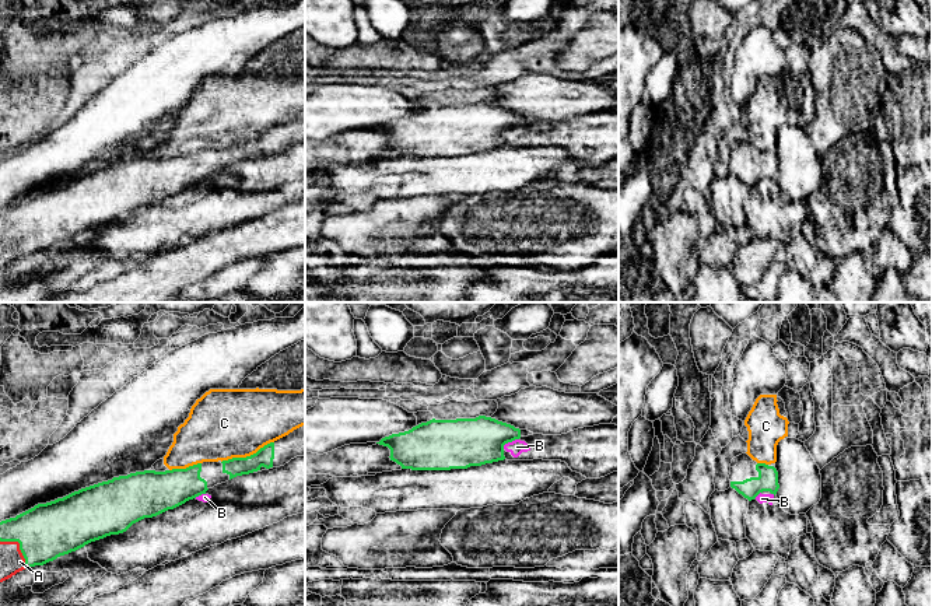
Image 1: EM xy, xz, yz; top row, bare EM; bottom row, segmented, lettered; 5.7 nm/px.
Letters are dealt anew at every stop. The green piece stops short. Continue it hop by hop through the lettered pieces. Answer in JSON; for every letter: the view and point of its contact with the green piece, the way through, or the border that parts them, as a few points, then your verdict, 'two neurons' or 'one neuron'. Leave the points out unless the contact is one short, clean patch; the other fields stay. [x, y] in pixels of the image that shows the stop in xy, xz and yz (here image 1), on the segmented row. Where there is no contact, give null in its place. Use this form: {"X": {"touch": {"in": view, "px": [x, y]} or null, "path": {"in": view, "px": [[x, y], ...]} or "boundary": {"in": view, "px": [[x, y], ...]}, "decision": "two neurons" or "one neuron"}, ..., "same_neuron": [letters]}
{"A": {"touch": {"in": "xy", "px": [20, 546]}, "path": {"in": "xy", "px": [[45, 532], [20, 546], [11, 560]]}, "decision": "one neuron"}, "B": {"touch": {"in": "xz", "px": [510, 441]}, "boundary": {"in": "xz", "px": [[518, 438], [507, 442], [503, 448]]}, "decision": "two neurons"}, "C": {"touch": {"in": "xy", "px": [246, 456]}, "decision": "two neurons"}, "same_neuron": ["A"]}

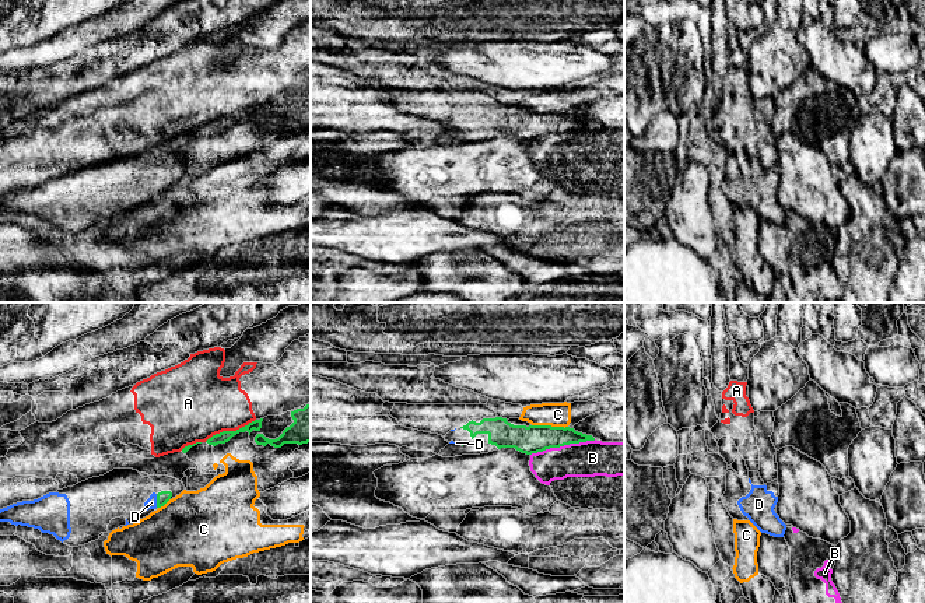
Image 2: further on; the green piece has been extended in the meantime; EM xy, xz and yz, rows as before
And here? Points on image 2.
{"A": {"touch": {"in": "xy", "px": [230, 431]}, "boundary": {"in": "xy", "px": [[255, 419], [235, 430], [216, 433], [205, 441]]}, "decision": "two neurons"}, "B": {"touch": {"in": "xz", "px": [563, 445]}, "decision": "two neurons"}, "C": {"touch": {"in": "xz", "px": [550, 426]}, "decision": "two neurons"}, "D": {"touch": {"in": "xy", "px": [157, 501]}, "decision": "one neuron"}, "same_neuron": ["D"]}

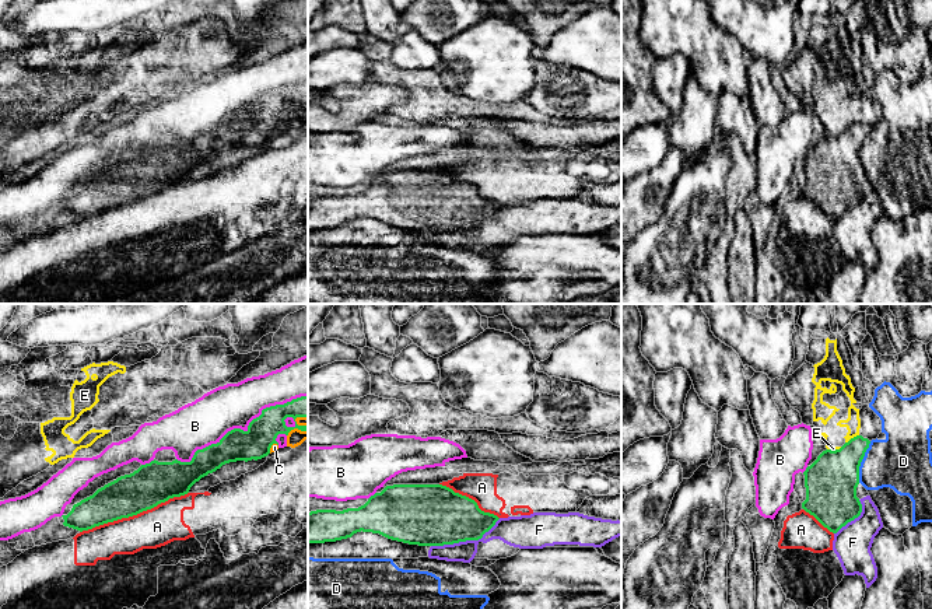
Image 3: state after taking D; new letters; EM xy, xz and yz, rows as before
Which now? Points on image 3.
{"A": {"touch": {"in": "xy", "px": [133, 514]}, "decision": "two neurons"}, "B": {"touch": {"in": "xy", "px": [242, 430]}, "decision": "two neurons"}, "C": {"touch": {"in": "xy", "px": [295, 423]}, "decision": "two neurons"}, "D": {"touch": {"in": "yz", "px": [861, 461]}, "decision": "two neurons"}, "E": {"touch": {"in": "yz", "px": [851, 438]}, "decision": "two neurons"}, "F": {"touch": {"in": "xz", "px": [465, 541]}, "decision": "two neurons"}, "same_neuron": []}

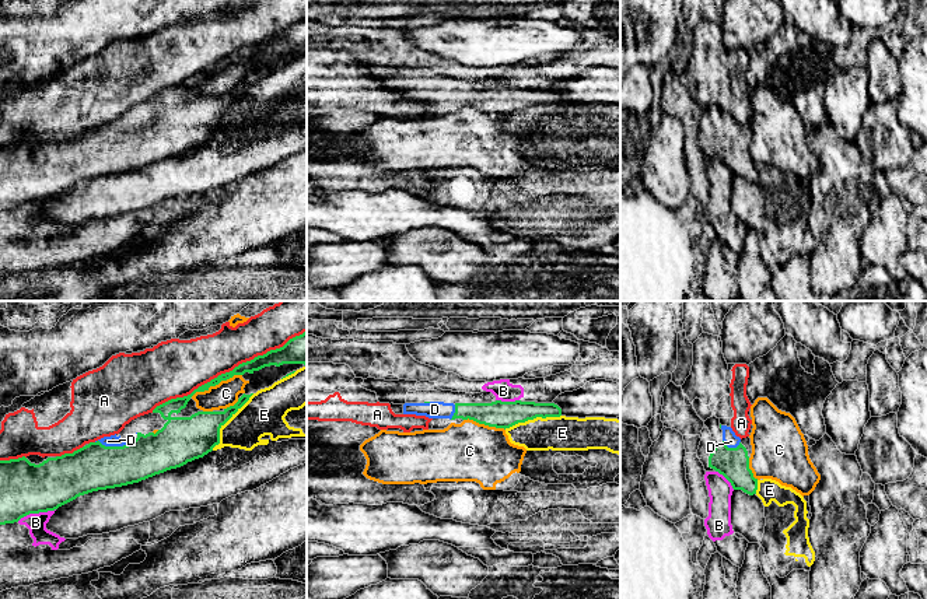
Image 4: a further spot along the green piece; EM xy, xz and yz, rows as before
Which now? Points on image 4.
{"A": {"touch": {"in": "xy", "px": [230, 371]}, "decision": "two neurons"}, "B": {"touch": {"in": "xy", "px": [35, 512]}, "decision": "two neurons"}, "C": {"touch": {"in": "xy", "px": [216, 384]}, "decision": "two neurons"}, "D": {"touch": {"in": "xy", "px": [112, 447]}, "decision": "one neuron"}, "E": {"touch": {"in": "xy", "px": [227, 420]}, "decision": "two neurons"}, "same_neuron": ["D"]}

